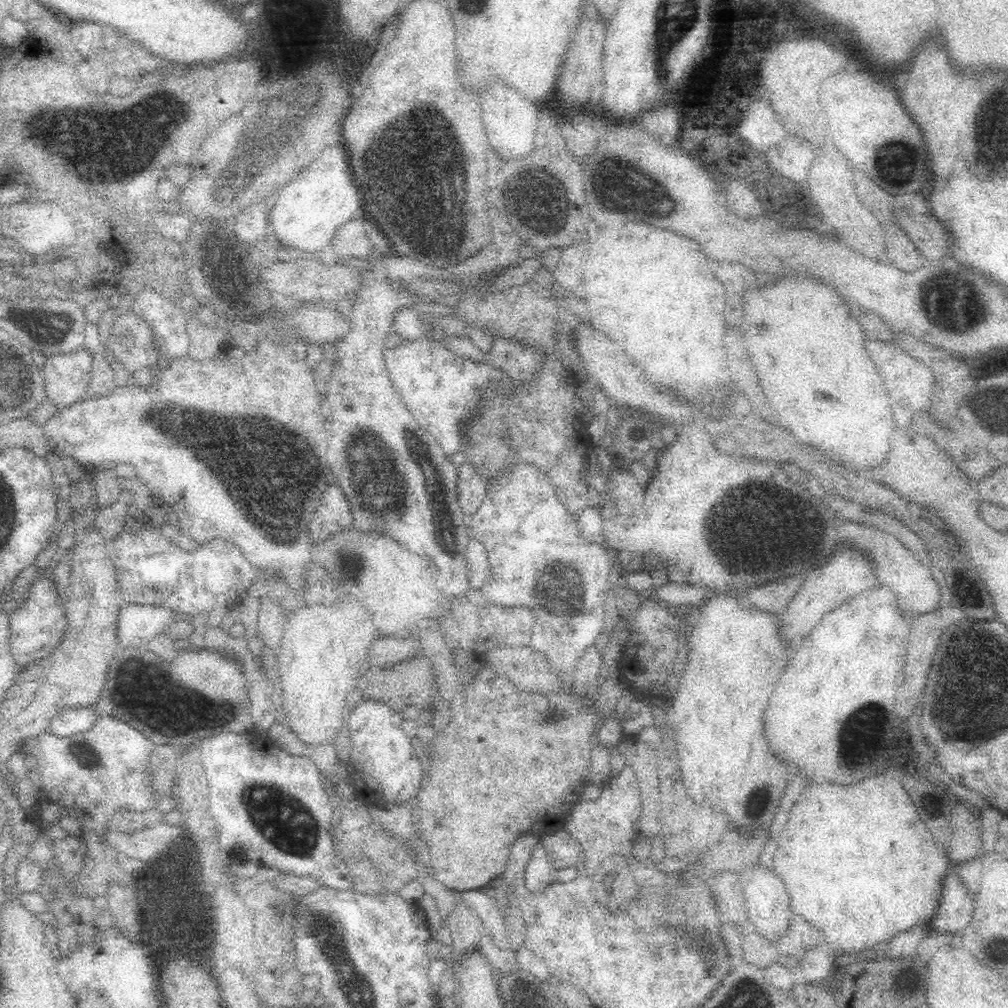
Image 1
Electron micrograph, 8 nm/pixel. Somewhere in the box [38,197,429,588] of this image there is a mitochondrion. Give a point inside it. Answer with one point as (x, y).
(253, 453)

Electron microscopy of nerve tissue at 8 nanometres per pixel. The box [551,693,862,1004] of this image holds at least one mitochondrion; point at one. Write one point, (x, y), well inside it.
(706, 948)

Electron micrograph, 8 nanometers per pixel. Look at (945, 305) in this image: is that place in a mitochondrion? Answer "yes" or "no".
yes

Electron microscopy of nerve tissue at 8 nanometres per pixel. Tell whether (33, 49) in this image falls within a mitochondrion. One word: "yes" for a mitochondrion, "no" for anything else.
no

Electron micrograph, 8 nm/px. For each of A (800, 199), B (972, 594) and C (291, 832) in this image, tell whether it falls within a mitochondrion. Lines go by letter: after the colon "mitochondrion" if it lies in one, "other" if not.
A: other
B: other
C: mitochondrion

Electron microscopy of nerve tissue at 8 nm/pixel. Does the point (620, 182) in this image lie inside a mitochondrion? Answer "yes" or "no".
yes

